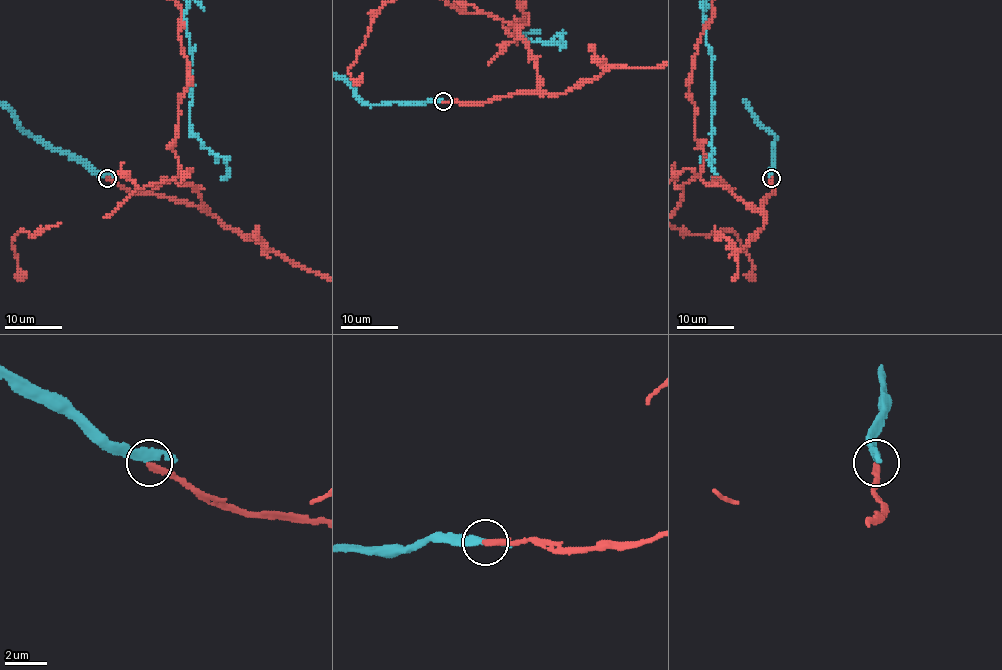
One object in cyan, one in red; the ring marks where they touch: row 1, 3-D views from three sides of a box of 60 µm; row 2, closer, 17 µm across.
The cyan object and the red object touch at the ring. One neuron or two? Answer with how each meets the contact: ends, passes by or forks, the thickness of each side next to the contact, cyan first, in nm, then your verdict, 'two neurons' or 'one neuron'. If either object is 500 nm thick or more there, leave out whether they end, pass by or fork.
cyan passes by; red ends; calibres 300 and 280 nm; two neurons

